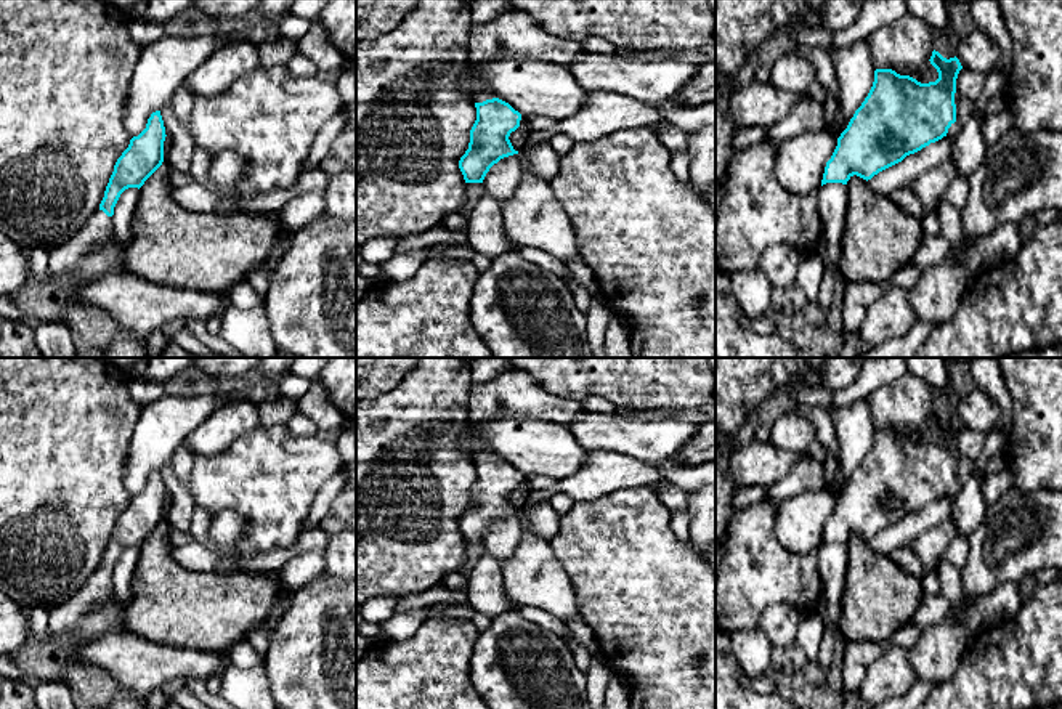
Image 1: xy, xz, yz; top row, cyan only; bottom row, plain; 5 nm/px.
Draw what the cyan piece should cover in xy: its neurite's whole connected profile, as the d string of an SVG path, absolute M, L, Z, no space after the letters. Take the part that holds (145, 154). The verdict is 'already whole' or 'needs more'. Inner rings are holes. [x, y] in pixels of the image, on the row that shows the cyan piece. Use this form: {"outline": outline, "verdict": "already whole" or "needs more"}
{"outline": "M160 111L148 119L146 128L130 140L114 165L99 209L66 242L50 249L50 271L71 274L83 260L99 252L112 237L112 215L120 194L128 188L141 188L164 162L165 127Z", "verdict": "needs more"}

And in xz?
{"outline": "M480 88L473 99L476 120L470 130L468 149L459 160L465 183L483 183L501 159L518 154L509 136L520 127L521 114L499 99L489 88Z", "verdict": "needs more"}

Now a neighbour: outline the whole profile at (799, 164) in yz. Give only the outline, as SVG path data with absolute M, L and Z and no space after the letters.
M826 128L805 132L783 143L775 156L775 178L783 189L804 196L821 188L826 162L837 138Z

